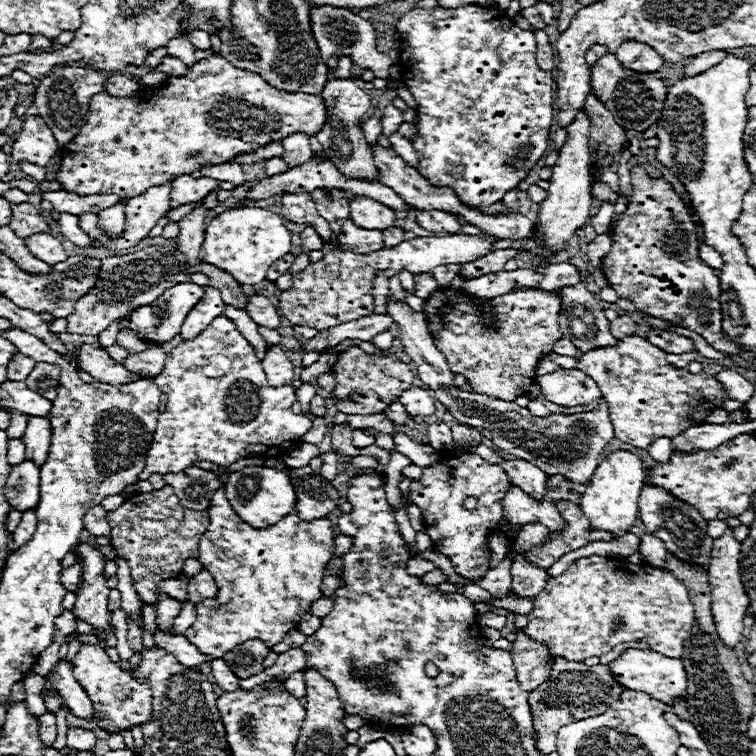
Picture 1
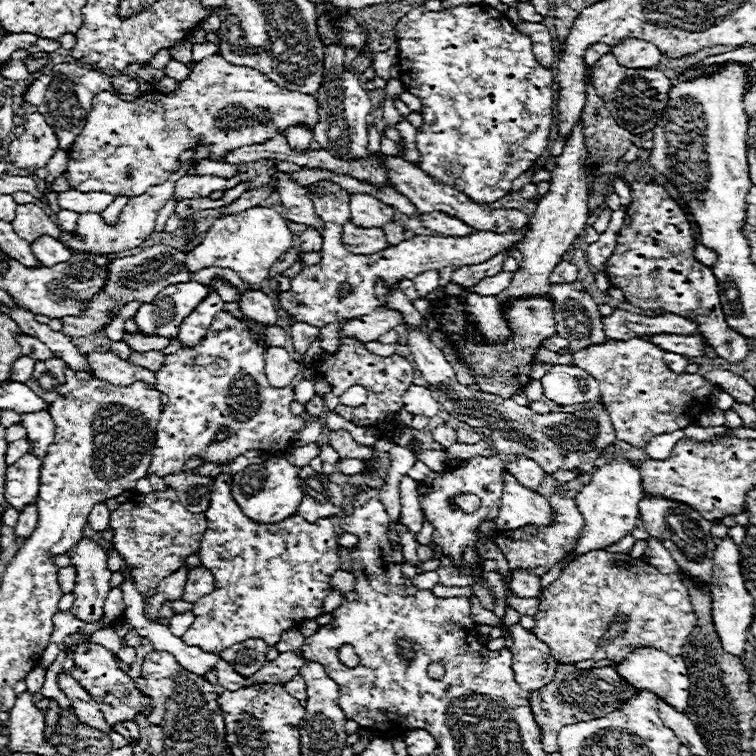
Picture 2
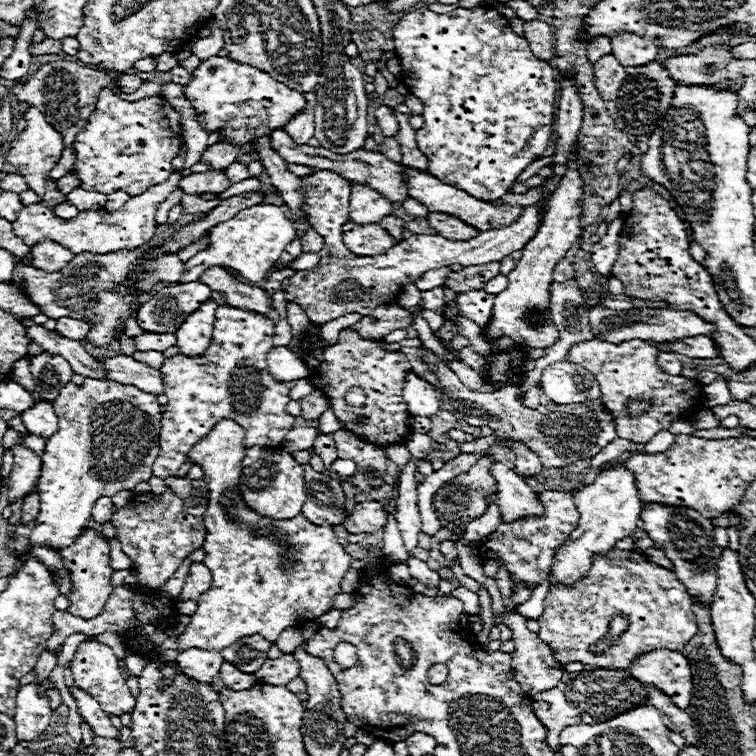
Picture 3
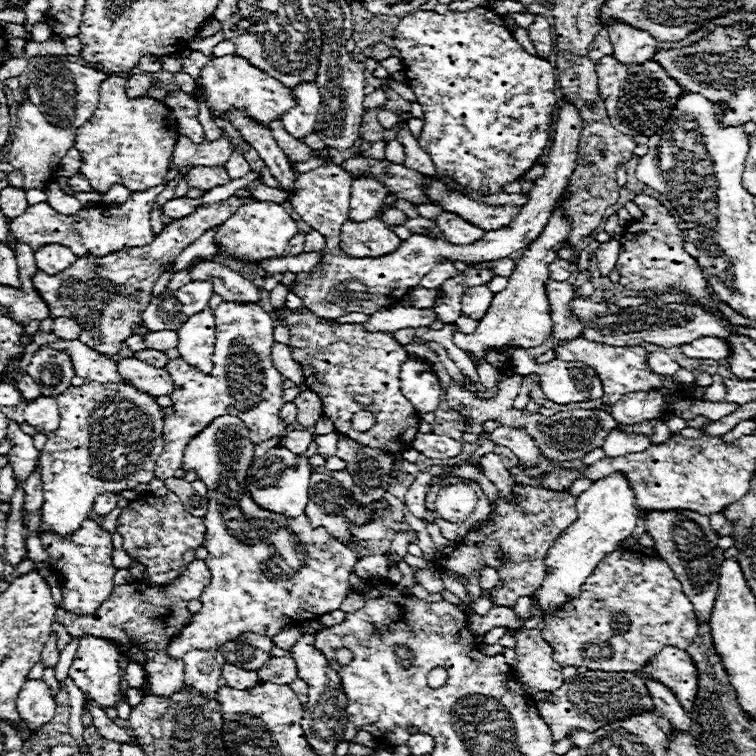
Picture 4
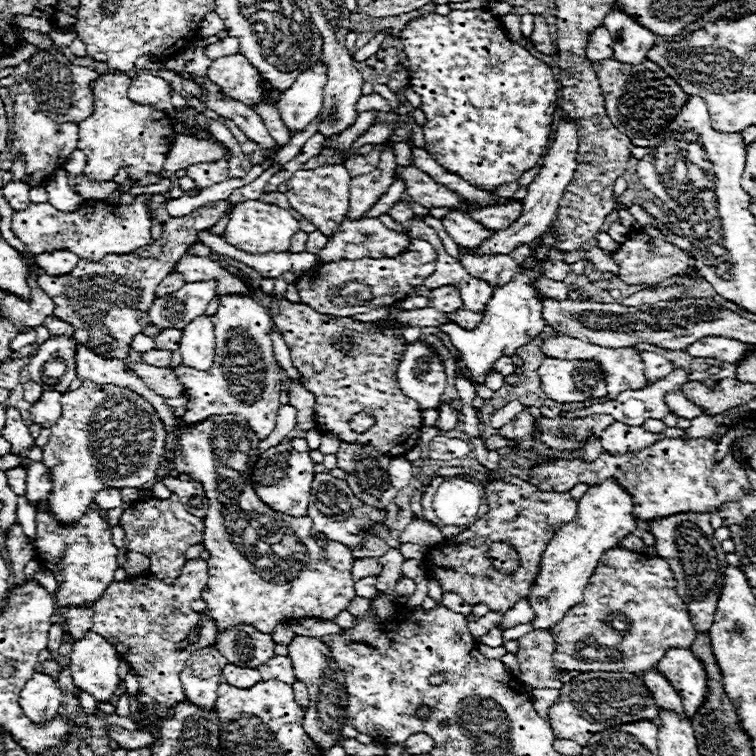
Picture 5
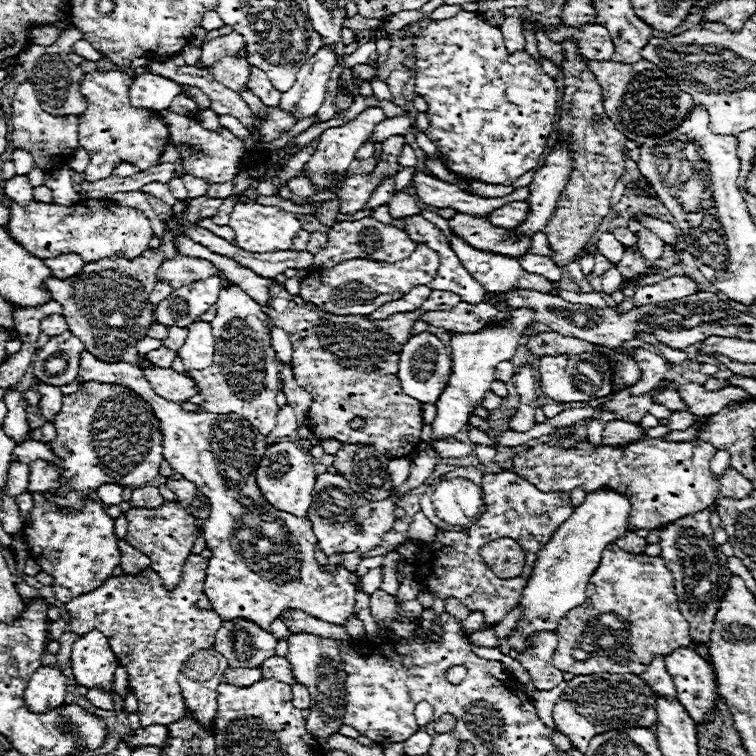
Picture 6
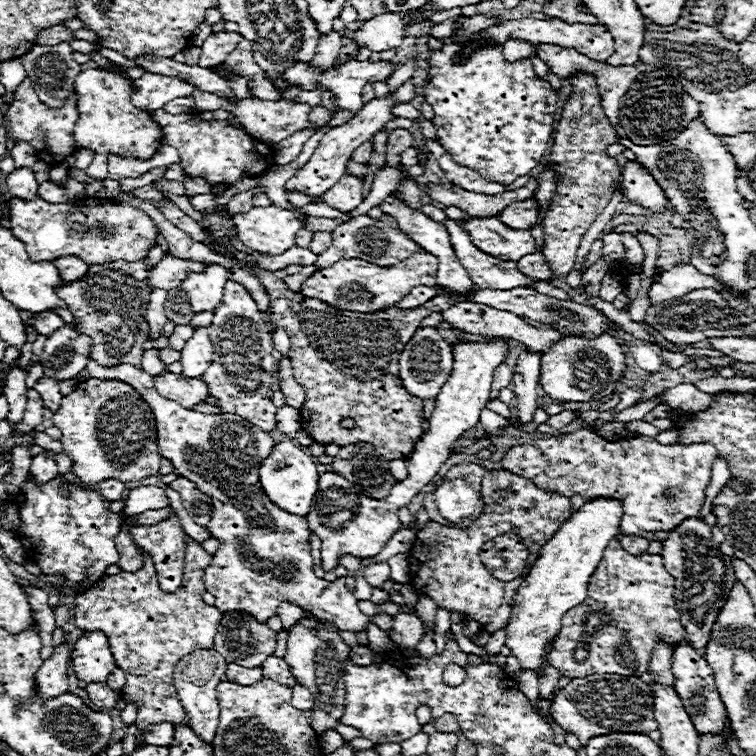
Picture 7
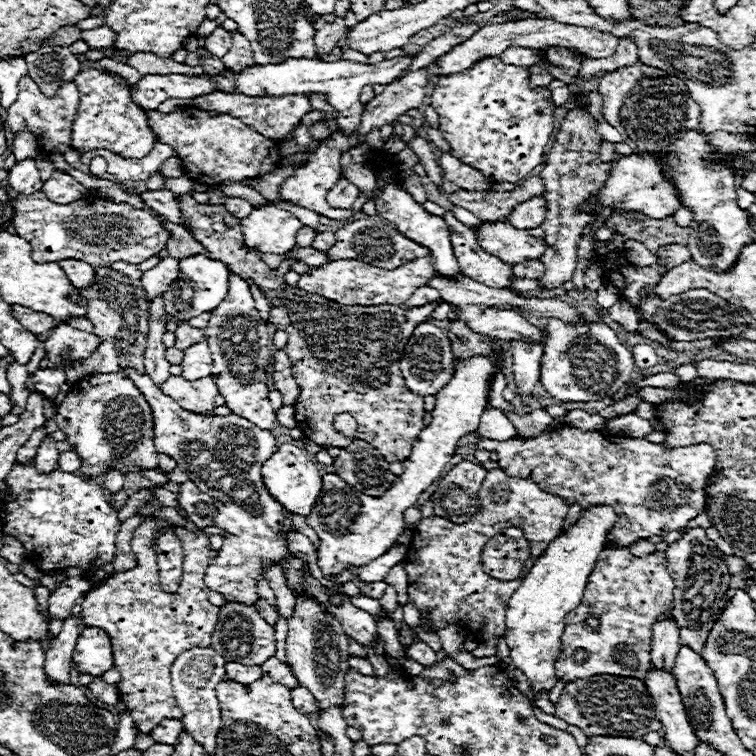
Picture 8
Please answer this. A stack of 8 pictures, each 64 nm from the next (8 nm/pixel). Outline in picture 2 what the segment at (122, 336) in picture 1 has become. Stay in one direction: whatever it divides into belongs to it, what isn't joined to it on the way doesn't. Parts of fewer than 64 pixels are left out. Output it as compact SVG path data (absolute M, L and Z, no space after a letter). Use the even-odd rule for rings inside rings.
M124 334L124 342L134 352L148 352L148 350L164 350L172 342L172 338L146 336L146 334Z

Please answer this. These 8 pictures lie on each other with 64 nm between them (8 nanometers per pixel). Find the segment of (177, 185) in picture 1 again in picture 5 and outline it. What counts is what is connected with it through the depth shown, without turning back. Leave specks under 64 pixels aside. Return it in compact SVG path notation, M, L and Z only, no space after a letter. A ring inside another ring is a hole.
M226 150L222 160L204 162L204 164L192 164L186 170L186 176L190 176L200 188L208 188L212 184L218 184L218 182L224 182L224 180L230 178L228 162L230 162L230 152Z

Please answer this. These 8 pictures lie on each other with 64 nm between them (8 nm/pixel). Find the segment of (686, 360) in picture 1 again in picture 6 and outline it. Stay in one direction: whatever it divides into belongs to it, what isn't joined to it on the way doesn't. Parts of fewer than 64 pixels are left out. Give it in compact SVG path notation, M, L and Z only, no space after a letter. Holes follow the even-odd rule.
M634 348L634 358L642 370L642 377L638 383L629 388L632 395L641 395L656 387L657 383L664 378L668 364L662 356L644 350L644 348Z

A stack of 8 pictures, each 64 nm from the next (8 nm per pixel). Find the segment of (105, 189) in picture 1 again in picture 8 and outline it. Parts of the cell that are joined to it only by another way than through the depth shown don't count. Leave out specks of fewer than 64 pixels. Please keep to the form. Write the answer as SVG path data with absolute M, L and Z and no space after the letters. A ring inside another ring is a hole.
M80 72L76 76L76 86L80 92L80 102L76 106L72 136L70 142L78 152L88 150L110 150L122 158L144 158L152 150L156 136L152 128L148 128L148 116L142 112L138 104L132 102L130 86L112 74L106 72Z

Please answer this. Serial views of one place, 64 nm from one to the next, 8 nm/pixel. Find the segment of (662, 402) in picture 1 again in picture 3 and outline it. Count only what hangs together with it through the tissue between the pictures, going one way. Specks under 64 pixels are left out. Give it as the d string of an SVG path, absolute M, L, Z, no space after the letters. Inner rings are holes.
M588 340L578 342L570 348L564 360L572 360L576 364L584 364L596 380L600 380L602 404L616 418L616 432L620 438L630 442L648 442L656 432L668 430L674 420L684 420L694 414L692 408L702 404L702 386L696 380L688 380L684 376L664 374L656 364L658 350L644 340L630 340L628 344L608 344L604 340ZM630 398L640 398L652 402L652 410L640 418L628 418L624 414L624 402Z

